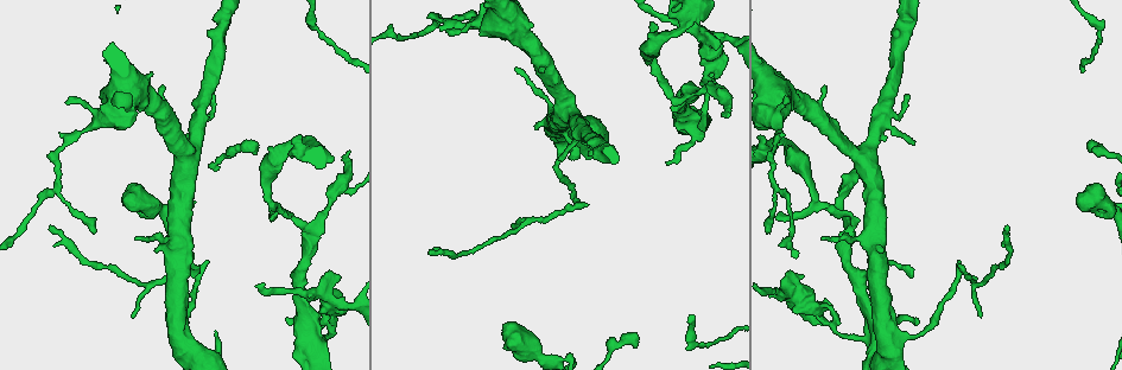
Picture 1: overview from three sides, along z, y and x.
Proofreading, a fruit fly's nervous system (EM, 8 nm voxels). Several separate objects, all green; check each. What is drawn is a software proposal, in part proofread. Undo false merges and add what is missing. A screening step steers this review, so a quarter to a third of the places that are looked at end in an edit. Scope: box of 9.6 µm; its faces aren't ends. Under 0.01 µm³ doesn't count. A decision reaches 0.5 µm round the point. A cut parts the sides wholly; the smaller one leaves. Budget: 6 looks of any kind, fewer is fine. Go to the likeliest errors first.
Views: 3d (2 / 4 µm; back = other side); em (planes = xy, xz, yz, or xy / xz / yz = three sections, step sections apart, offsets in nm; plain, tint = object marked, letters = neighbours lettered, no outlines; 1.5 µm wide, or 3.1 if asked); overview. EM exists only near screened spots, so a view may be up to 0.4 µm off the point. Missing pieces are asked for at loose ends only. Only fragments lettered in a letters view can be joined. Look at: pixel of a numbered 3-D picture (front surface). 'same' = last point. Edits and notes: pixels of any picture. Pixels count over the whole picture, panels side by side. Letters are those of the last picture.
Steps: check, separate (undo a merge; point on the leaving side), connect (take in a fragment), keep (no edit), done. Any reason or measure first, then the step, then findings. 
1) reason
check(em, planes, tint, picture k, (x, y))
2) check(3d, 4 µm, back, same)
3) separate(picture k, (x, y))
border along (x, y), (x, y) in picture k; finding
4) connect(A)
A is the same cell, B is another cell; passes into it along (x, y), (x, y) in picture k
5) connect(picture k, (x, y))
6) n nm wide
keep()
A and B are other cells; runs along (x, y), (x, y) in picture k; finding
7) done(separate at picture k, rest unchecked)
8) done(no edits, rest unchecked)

check(em, xz, step 4, tint, picture 1, (618, 342))

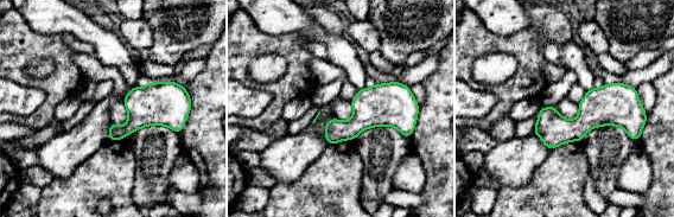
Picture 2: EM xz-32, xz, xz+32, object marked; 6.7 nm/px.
another direction
check(em, planes, letters, same)

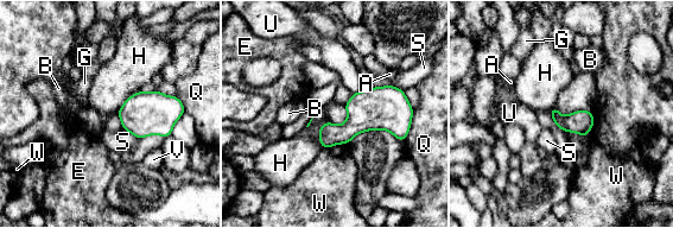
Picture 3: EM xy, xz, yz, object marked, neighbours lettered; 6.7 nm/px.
30 nm wide
keep()
A, B, E, G, H, Q, S, U, V and W are other cells; border along (329, 121), (319, 127), (322, 149) in picture 3; one cell here

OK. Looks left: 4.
free end
check(3d, 4 µm, picture 1, (135, 237))

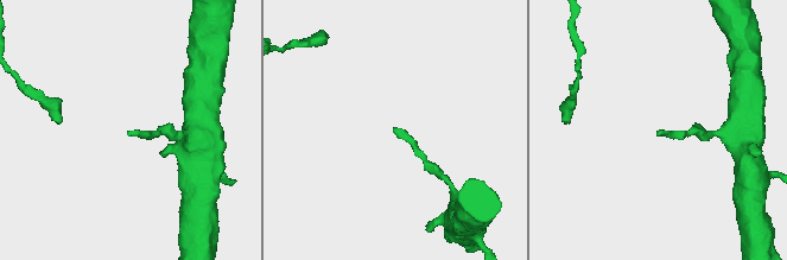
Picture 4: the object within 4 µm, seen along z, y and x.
check(em, yz, step 4, tint, picture 4, (128, 136))

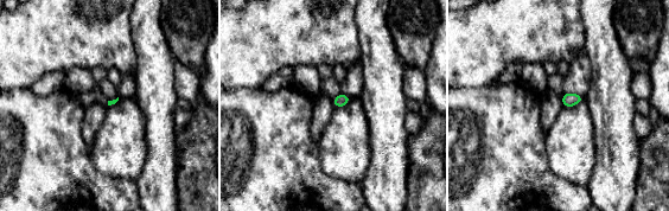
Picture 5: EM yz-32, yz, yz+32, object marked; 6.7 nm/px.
another direction
check(em, xy, step 8, letters, same)

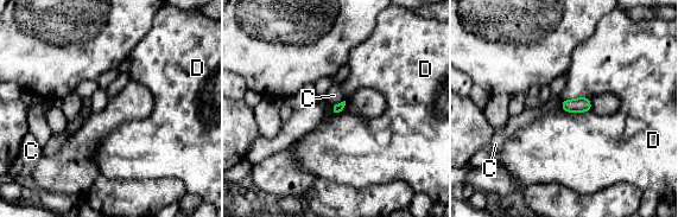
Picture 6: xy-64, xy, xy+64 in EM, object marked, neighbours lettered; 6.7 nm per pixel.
keep()
C and D are other cells; no lettered fragment goes on from it

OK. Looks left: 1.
done(no edits, rest unchecked)

